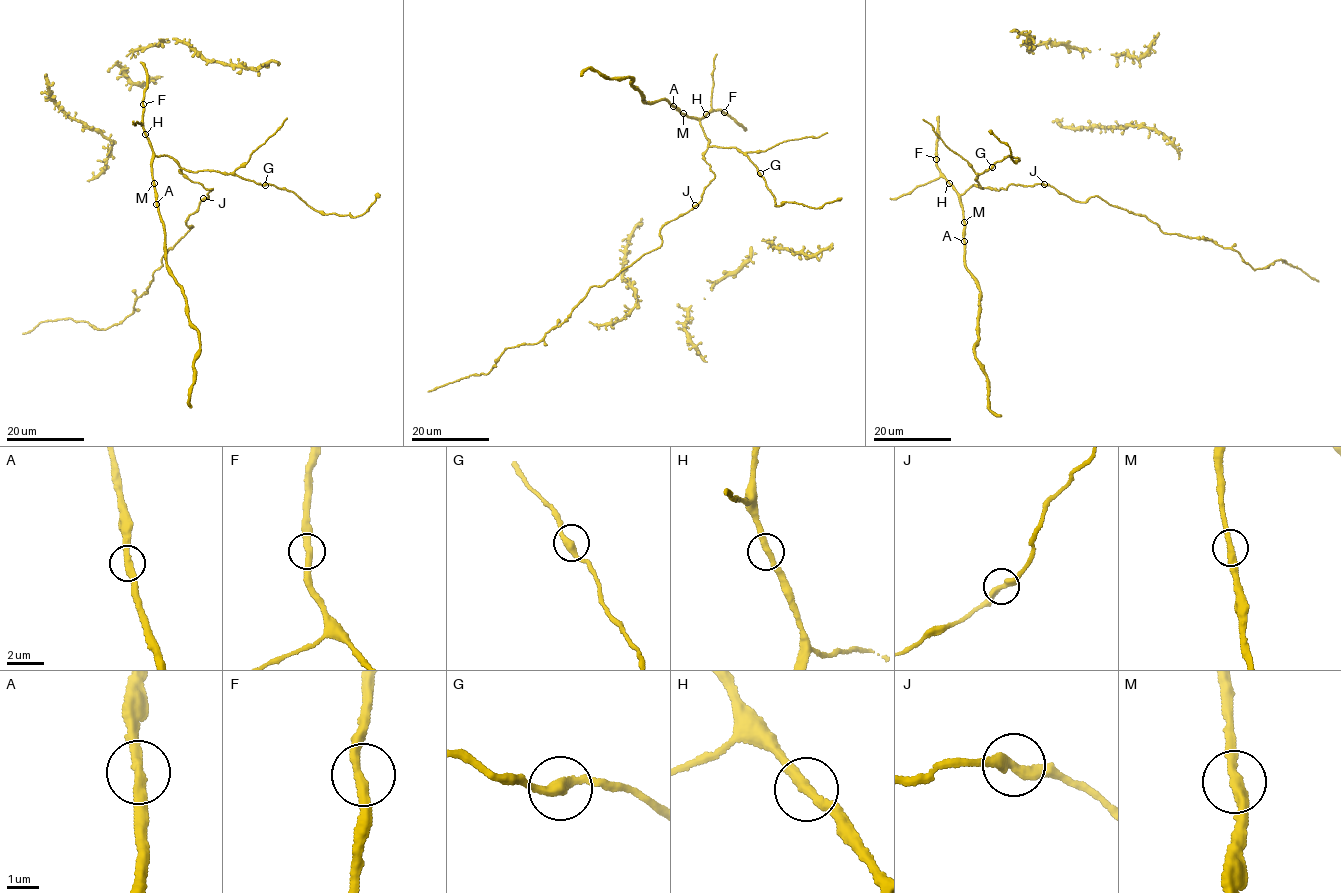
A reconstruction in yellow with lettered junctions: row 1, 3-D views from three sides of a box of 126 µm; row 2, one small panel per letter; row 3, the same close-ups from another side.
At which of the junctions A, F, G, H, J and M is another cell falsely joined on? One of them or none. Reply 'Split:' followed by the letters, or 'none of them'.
Split: none of them

